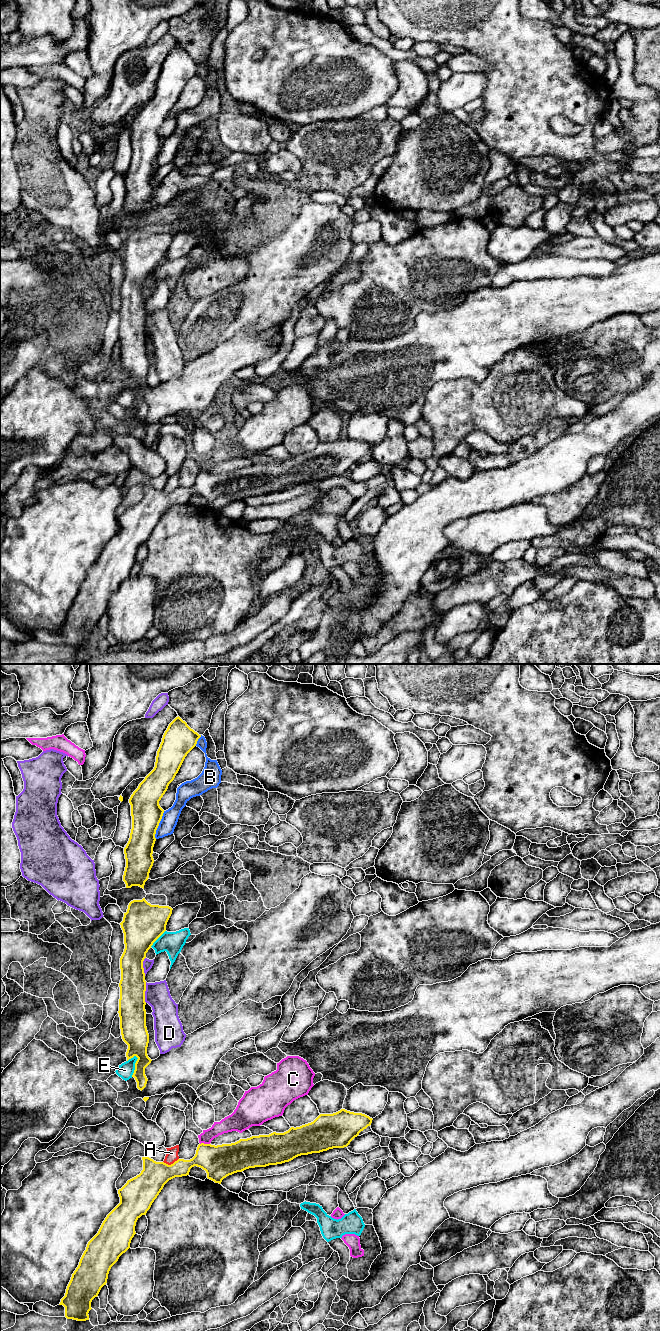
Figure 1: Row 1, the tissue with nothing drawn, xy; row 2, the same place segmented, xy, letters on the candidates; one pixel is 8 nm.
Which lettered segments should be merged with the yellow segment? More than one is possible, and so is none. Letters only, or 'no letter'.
E

